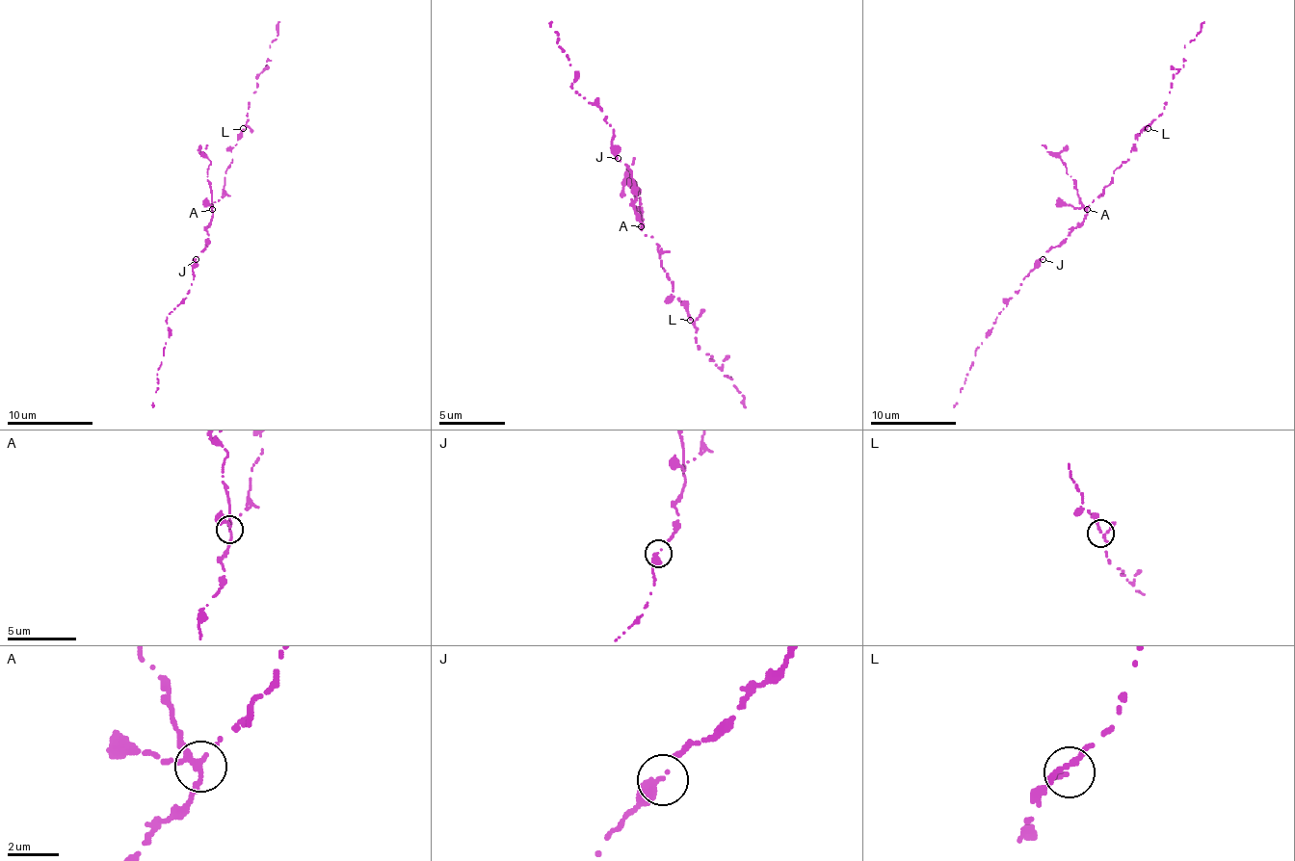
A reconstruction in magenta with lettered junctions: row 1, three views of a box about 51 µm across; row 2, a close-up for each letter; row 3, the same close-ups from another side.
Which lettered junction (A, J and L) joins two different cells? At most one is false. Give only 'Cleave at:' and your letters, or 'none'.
Cleave at: A

